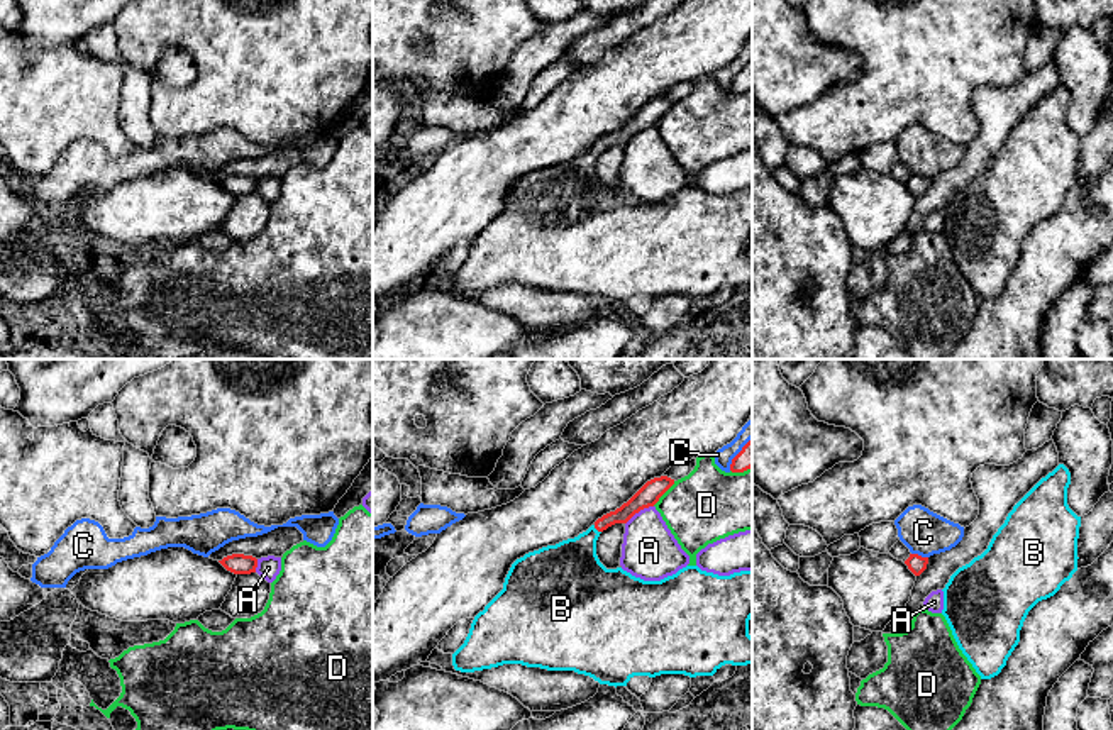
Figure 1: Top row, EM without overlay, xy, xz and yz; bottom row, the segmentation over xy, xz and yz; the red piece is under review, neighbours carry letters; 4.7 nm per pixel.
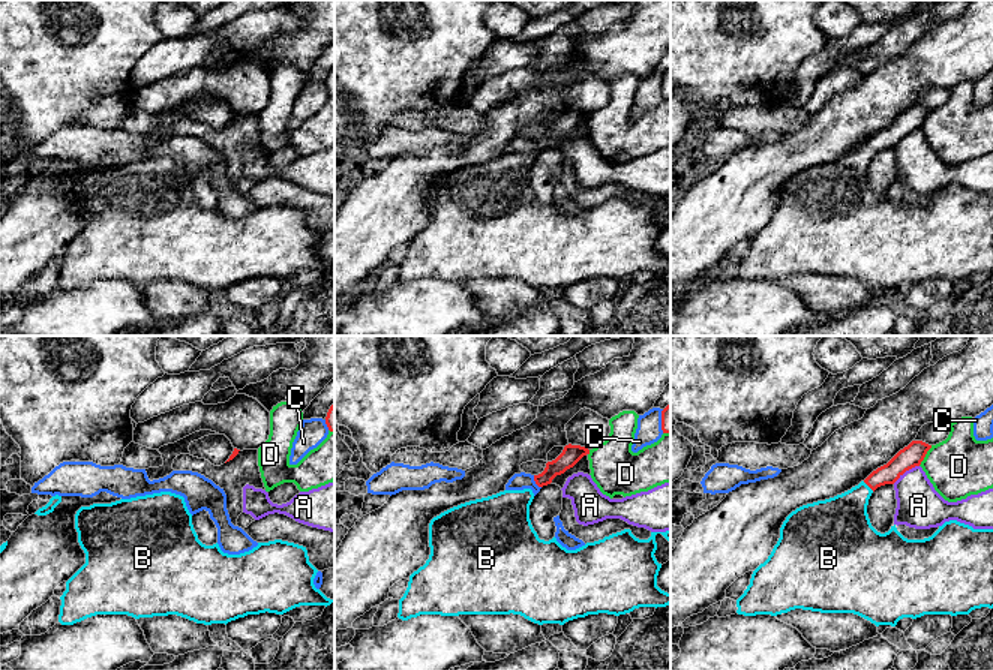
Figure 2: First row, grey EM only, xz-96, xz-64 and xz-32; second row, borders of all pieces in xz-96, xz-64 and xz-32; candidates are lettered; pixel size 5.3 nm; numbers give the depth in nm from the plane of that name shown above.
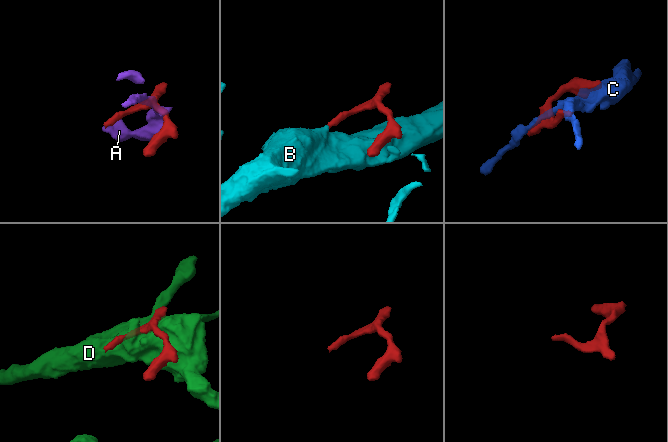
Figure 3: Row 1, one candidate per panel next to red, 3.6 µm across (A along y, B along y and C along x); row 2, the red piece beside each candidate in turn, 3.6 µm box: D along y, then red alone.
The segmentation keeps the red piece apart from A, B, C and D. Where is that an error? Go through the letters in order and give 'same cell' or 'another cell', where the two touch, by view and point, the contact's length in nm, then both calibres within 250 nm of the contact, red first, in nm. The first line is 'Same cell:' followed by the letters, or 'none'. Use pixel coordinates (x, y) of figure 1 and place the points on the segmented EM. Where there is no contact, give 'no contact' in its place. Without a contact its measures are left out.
Same cell: B
A: another cell; meets red in xz at (639, 510); contact 160 nm long; 100 nm thick on the red side, 260 nm on the other
B: same cell; meets red in xz at (597, 529); contact 50 nm long; 90 nm thick on the red side, 300 nm on the other
C: another cell; meets red in yz at (920, 556); contact 80 nm long; 90 nm thick on the red side, 220 nm on the other
D: another cell; meets red in xz at (664, 492); contact 160 nm long; 100 nm thick on the red side, 340 nm on the other

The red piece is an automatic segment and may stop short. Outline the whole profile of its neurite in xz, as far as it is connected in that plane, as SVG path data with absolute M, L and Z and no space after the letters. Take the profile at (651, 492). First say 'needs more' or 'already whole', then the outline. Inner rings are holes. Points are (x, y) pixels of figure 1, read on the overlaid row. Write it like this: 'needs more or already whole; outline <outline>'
needs more; outline M667 476L647 481L627 503L598 518L586 532L529 552L517 559L503 583L503 589L479 611L464 644L452 654L452 666L461 672L474 672L503 664L522 664L547 671L574 671L608 686L627 686L634 676L656 677L684 674L713 676L722 666L752 664L752 571L718 576L686 566L661 581L644 581L622 567L606 569L596 556L596 540L615 523L627 523L635 513L654 506L674 484Z

